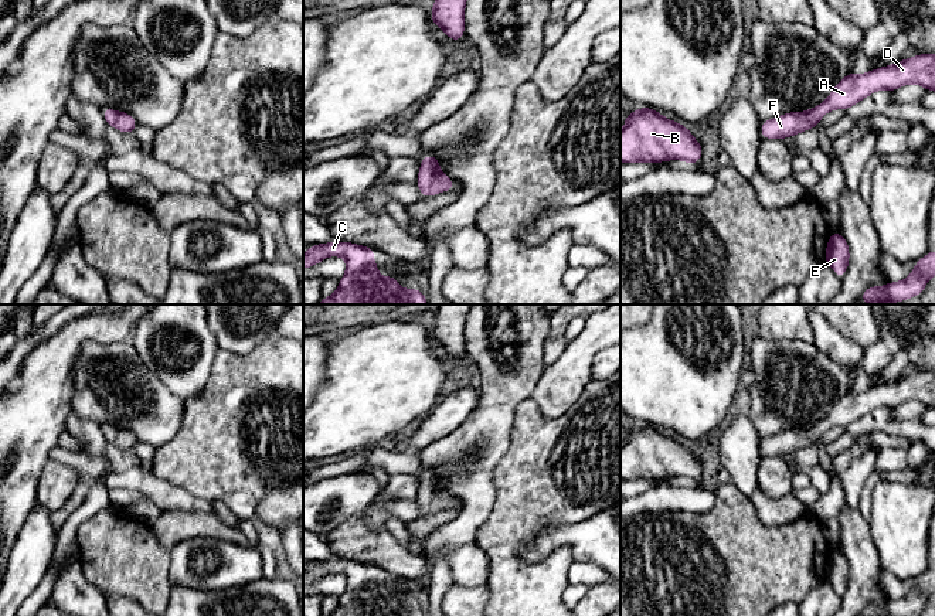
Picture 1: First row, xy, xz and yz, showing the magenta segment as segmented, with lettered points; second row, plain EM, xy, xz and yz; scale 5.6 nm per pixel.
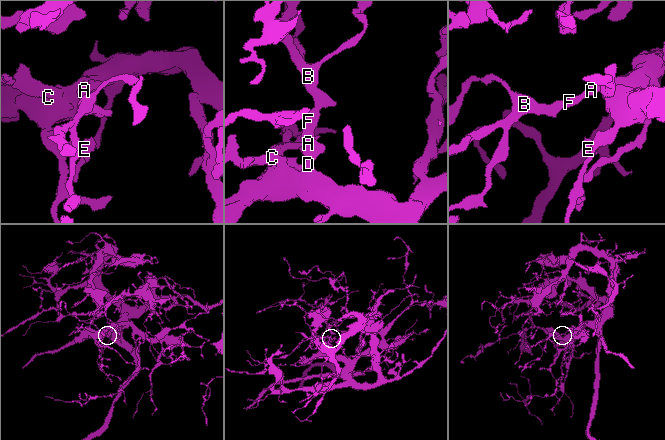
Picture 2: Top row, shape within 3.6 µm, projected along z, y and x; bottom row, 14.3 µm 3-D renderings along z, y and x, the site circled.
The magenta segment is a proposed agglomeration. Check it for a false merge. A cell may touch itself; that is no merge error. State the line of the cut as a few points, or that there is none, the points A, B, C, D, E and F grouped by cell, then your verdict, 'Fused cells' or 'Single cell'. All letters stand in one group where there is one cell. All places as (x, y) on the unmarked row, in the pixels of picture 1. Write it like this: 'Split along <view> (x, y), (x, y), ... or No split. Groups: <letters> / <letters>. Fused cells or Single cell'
No split. Groups: A B C D E F. Single cell

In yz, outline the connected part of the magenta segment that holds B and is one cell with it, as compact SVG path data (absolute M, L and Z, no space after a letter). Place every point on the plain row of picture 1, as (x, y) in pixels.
M652 425L628 429L620 447L620 480L700 479L703 464L683 442L664 435Z

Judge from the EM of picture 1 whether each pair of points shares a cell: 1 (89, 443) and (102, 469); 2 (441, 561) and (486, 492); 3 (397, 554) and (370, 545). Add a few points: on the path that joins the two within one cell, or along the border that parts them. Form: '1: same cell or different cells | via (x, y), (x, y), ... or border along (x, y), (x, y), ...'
1: different cells | border along (80, 449), (89, 455), (101, 456)
2: same cell | via (442, 544), (475, 509)
3: same cell | via (390, 554), (377, 547)

